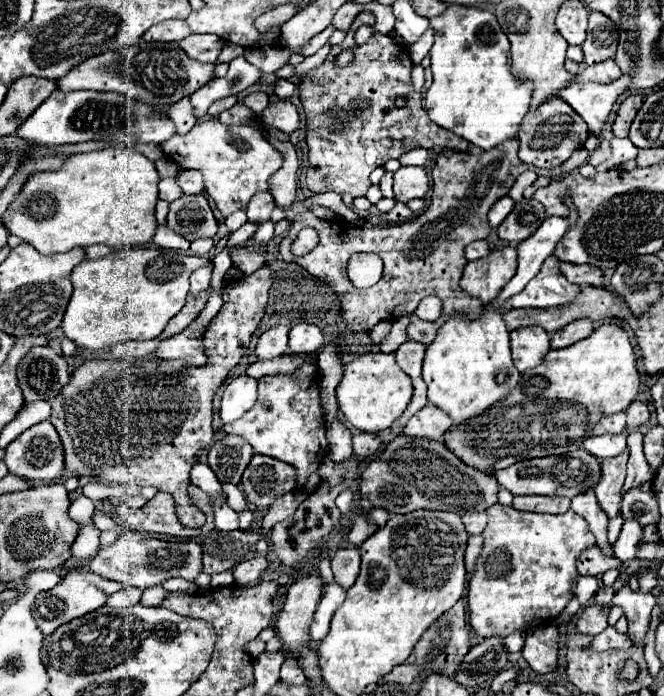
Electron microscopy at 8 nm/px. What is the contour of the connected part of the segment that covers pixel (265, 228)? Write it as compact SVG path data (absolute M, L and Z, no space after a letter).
M272 222L258 224L258 230L256 230L256 232L254 232L254 236L250 238L250 244L254 244L254 246L268 244L268 242L272 240L272 234L274 234L274 224L272 224Z

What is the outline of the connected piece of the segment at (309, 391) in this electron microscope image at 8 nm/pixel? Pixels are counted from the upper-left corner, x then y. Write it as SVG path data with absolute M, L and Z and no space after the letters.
M306 364L296 374L274 374L258 380L258 402L238 420L224 424L226 434L242 436L256 454L284 460L296 468L298 486L316 470L328 450L326 420L318 390L318 366Z

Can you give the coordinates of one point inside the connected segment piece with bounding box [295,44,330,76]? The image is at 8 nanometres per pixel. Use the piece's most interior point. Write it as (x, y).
(311, 63)

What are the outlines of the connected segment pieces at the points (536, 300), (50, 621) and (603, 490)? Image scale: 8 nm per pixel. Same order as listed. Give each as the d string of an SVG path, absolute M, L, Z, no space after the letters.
M550 256L542 264L542 270L526 284L526 288L508 298L508 304L512 308L558 308L574 302L574 298L580 294L580 286L570 284L558 272L556 260L556 256Z
M72 570L64 576L64 580L60 584L56 584L52 590L46 590L46 592L40 592L32 604L32 616L38 624L38 628L42 630L42 634L52 634L58 626L74 620L74 618L80 618L84 614L88 614L90 610L96 610L100 608L106 598L114 592L122 590L116 582L112 580L104 580L100 578L98 574L92 574L90 570Z
M624 450L616 458L608 458L602 462L604 478L600 480L600 486L596 486L594 492L596 492L600 508L606 512L608 518L616 518L620 512L622 486L624 486L624 476L626 476L626 460L628 460L628 450Z

